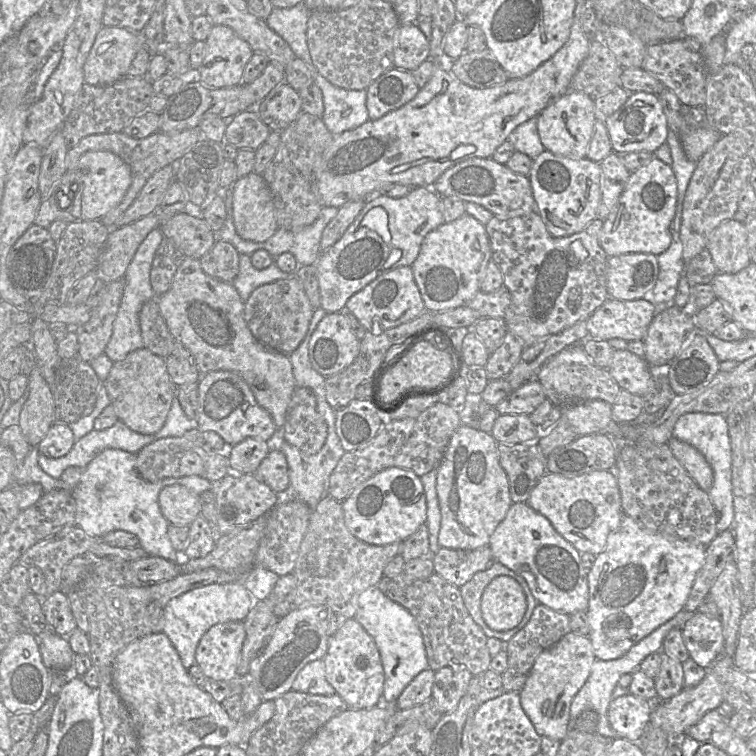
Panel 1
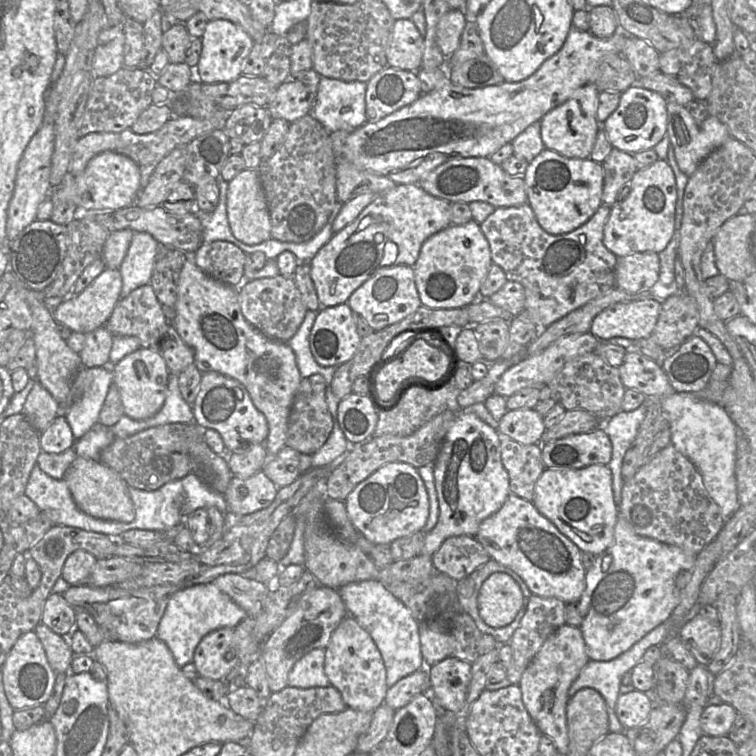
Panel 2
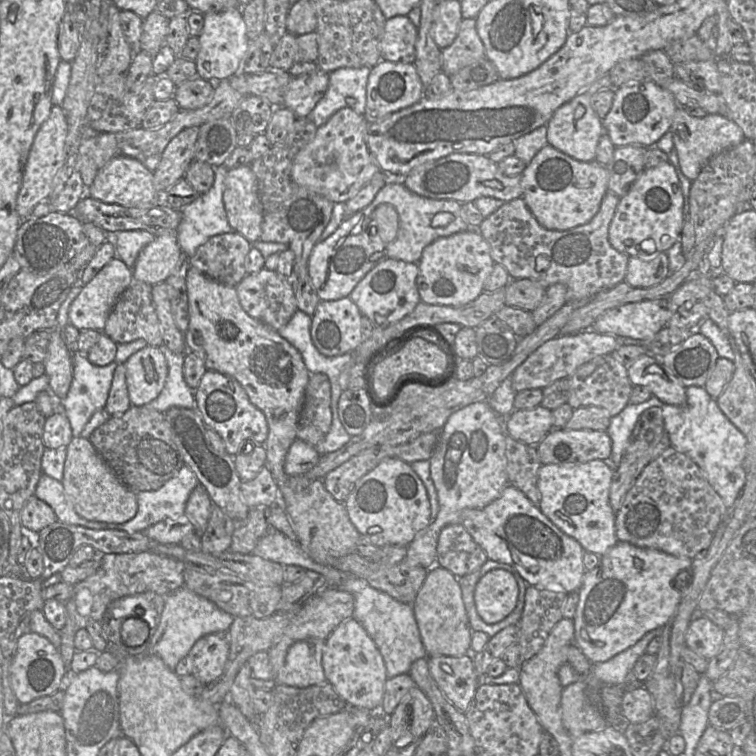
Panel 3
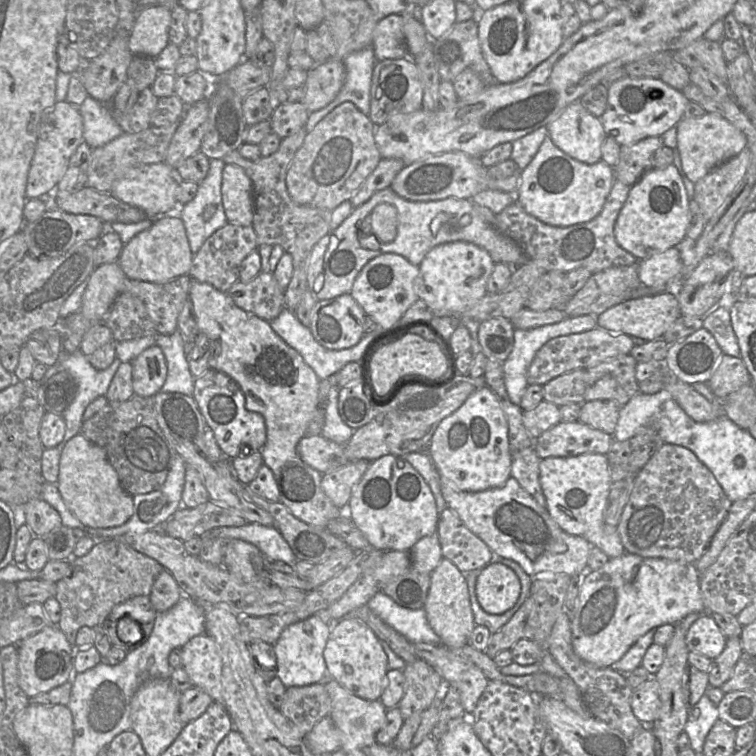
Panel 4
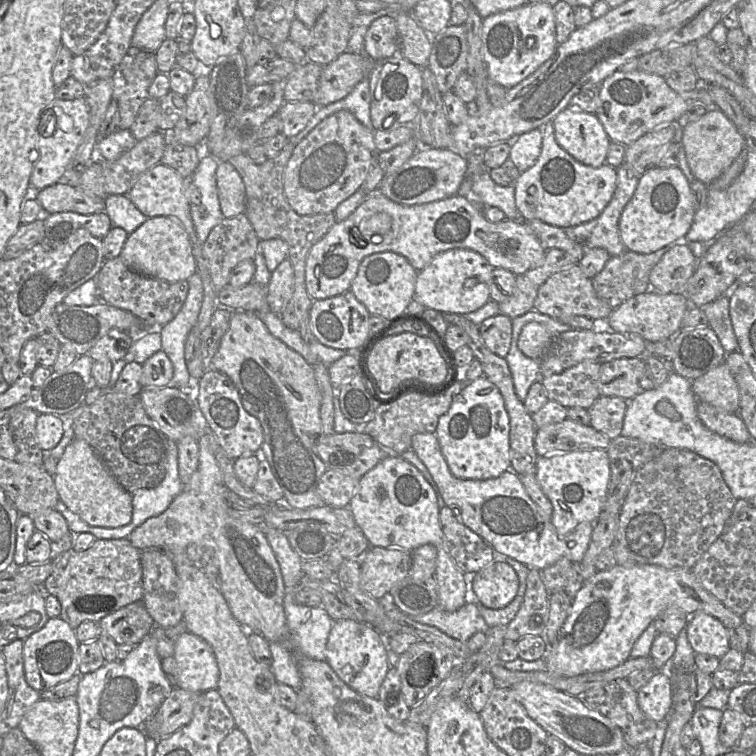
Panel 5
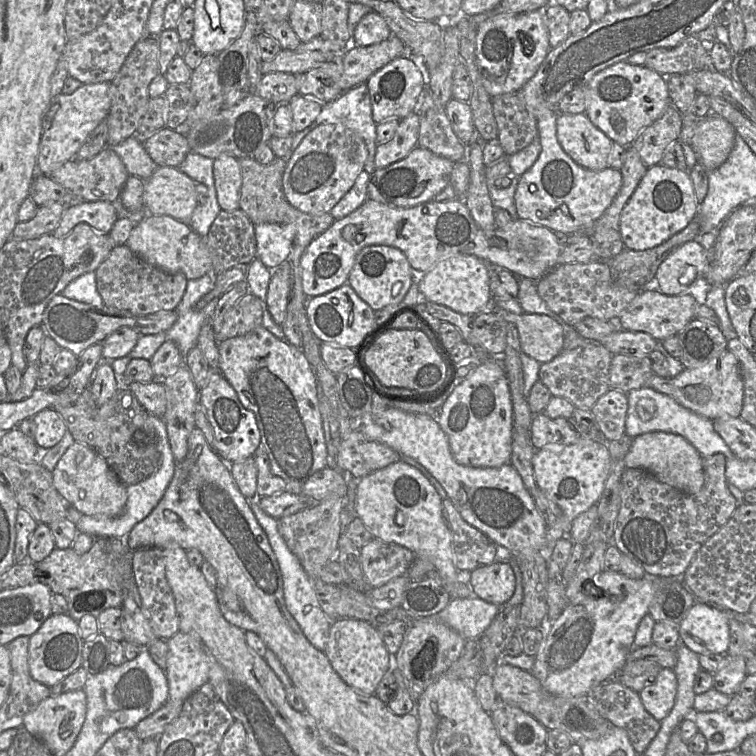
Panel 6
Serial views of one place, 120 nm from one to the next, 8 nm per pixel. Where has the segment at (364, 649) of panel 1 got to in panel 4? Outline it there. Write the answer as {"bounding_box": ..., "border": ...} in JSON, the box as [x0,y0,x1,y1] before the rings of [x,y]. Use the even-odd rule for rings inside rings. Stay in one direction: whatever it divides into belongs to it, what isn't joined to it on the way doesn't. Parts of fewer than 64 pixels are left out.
{"bounding_box":[323,615,388,700],"border":[[[354,615],[346,616],[331,626],[323,652],[329,678],[336,680],[352,694],[364,700],[380,700],[386,684],[388,658],[382,642],[373,630]]]}

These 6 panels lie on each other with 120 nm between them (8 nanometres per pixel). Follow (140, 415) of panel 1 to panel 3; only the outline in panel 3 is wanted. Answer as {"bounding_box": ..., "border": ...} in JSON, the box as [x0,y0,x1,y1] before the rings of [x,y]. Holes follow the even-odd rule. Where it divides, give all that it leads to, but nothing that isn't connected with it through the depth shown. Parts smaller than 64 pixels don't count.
{"bounding_box":[124,345,168,406],"border":[[[148,345],[131,355],[124,365],[131,405],[143,406],[154,400],[163,389],[168,372],[160,347]]]}

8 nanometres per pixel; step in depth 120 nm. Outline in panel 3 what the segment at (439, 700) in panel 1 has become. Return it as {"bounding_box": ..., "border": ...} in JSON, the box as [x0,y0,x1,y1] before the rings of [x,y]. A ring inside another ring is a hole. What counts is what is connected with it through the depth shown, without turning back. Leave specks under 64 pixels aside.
{"bounding_box":[427,654,482,713],"border":[[[473,654],[428,656],[427,660],[430,673],[445,697],[465,713],[482,681],[475,671]]]}

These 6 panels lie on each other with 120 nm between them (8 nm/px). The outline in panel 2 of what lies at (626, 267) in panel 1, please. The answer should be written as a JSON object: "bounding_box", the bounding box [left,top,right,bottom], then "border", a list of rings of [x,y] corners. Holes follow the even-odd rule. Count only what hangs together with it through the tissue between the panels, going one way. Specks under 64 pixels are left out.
{"bounding_box":[616,253,660,293],"border":[[[635,253],[617,260],[616,287],[631,293],[650,293],[659,281],[660,260],[658,253]]]}

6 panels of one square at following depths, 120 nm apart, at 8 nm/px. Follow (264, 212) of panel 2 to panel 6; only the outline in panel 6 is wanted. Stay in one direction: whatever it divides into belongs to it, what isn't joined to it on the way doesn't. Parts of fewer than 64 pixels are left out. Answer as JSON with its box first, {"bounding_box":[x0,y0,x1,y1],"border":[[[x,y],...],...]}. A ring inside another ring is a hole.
{"bounding_box":[213,155,242,212],"border":[[[228,155],[216,158],[213,163],[213,176],[221,210],[226,212],[238,210],[242,187],[239,160]]]}

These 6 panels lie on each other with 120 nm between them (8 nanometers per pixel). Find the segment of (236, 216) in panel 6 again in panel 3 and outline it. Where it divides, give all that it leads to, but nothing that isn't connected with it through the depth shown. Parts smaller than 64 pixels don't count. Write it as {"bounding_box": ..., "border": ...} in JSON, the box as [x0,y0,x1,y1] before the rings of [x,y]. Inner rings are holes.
{"bounding_box":[189,231,253,286],"border":[[[233,231],[209,238],[189,258],[189,266],[229,286],[237,286],[247,275],[246,259],[253,247],[244,236]]]}

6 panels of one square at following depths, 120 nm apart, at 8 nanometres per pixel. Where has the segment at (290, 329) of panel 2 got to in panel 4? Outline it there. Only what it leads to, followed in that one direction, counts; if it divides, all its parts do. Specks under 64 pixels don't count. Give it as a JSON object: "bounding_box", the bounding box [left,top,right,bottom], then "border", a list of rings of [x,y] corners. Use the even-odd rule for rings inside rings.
{"bounding_box":[227,271,286,321],"border":[[[261,271],[249,282],[237,281],[227,293],[238,307],[267,321],[275,319],[286,307],[285,289],[280,287],[273,273],[269,271]]]}

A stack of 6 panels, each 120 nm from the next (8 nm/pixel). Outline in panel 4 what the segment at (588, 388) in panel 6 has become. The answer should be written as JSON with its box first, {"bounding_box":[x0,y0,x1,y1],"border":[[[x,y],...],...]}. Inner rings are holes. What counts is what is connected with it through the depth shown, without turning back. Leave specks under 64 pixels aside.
{"bounding_box":[543,369,586,407],"border":[[[577,369],[543,385],[543,399],[558,407],[565,404],[582,404],[585,388],[586,369]]]}

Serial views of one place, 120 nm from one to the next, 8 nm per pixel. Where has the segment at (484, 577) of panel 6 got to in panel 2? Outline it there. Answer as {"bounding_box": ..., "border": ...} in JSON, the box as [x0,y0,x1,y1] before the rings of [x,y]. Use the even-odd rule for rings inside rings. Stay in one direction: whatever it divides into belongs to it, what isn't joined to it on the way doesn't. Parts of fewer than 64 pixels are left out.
{"bounding_box":[478,572,523,628],"border":[[[505,572],[491,574],[478,594],[478,611],[493,628],[509,625],[523,605],[523,593],[512,576]]]}

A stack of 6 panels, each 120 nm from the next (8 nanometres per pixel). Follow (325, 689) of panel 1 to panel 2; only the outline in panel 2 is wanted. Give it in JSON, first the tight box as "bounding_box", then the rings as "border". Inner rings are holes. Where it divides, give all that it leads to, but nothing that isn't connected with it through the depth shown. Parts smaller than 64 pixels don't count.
{"bounding_box":[288,648,330,688],"border":[[[316,648],[300,658],[288,674],[288,686],[297,688],[327,687],[330,681],[324,671],[325,649]]]}

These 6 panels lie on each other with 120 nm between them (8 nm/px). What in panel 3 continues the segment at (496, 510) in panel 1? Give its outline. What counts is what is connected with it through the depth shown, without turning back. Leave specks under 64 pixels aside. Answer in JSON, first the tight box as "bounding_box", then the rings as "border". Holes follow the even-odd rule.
{"bounding_box":[405,401,509,569],"border":[[[487,401],[472,403],[450,415],[439,431],[437,446],[429,459],[439,512],[436,519],[409,543],[405,561],[426,569],[433,567],[436,564],[441,530],[447,525],[461,523],[463,510],[483,508],[501,496],[509,484],[506,472],[506,435],[508,434],[502,430]]]}

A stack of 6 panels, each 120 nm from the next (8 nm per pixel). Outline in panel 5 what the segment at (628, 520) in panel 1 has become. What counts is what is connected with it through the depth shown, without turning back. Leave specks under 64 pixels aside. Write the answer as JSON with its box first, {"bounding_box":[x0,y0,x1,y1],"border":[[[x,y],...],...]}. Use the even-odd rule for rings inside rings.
{"bounding_box":[541,564,744,677],"border":[[[617,564],[610,570],[598,571],[591,578],[585,580],[572,601],[569,615],[559,631],[558,638],[549,646],[547,653],[541,659],[544,659],[547,671],[566,677],[613,669],[630,658],[634,643],[649,624],[673,606],[677,606],[688,616],[696,612],[711,615],[718,619],[726,629],[744,625],[742,616],[726,608],[706,591],[691,569],[667,569],[650,564],[636,564],[633,567],[625,568]]]}

